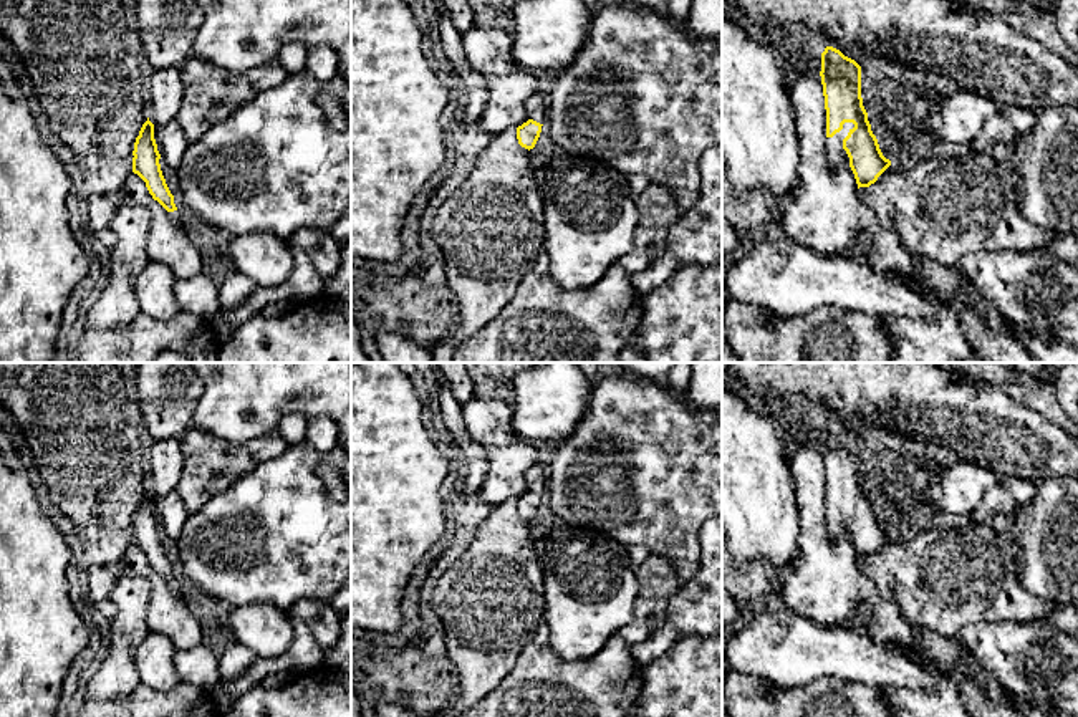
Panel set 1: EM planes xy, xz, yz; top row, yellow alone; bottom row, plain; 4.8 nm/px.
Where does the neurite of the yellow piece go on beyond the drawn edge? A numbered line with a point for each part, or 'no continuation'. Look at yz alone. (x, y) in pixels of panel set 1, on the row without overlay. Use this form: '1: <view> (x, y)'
1: yz (837, 527)

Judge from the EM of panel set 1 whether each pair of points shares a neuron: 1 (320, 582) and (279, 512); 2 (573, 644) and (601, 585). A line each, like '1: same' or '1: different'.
1: same
2: same

